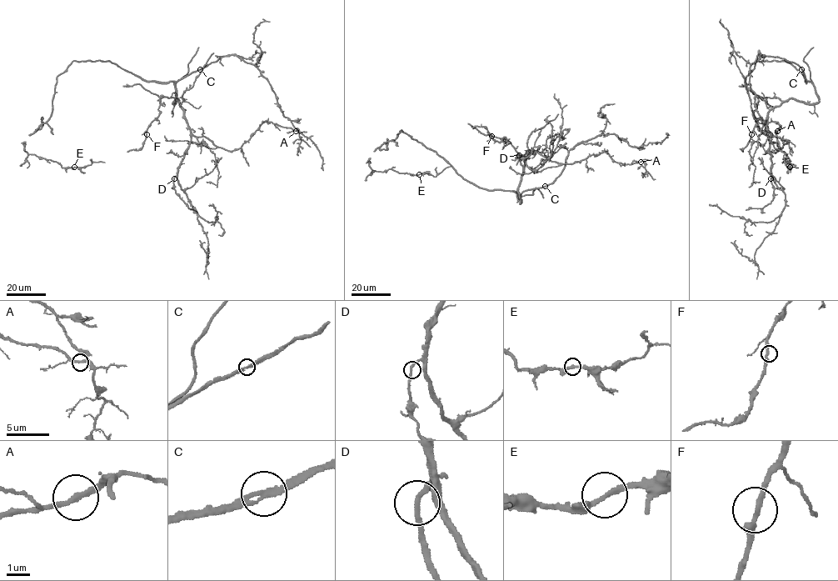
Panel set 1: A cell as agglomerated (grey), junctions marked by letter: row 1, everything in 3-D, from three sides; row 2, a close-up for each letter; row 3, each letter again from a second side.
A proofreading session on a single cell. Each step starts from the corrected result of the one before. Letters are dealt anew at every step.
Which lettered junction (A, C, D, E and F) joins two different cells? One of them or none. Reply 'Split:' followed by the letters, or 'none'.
Split: none

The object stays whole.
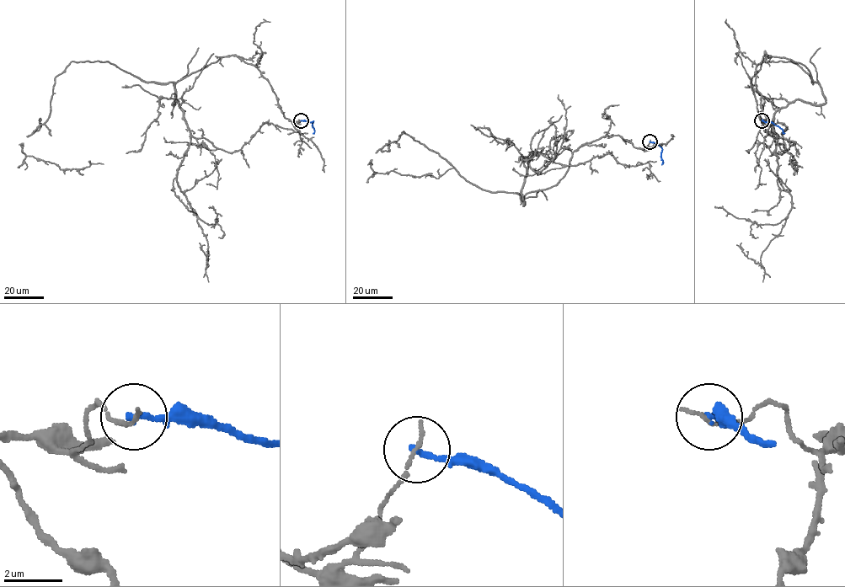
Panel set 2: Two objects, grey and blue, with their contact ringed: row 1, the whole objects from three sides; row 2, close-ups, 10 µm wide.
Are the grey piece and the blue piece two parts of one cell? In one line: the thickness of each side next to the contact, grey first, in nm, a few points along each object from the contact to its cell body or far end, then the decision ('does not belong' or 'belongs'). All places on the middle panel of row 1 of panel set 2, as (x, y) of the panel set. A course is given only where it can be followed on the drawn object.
140/200 nm | grey via (649, 141), (582, 144), (556, 184), (523, 196), (469, 183), (403, 131), (370, 162), (438, 178), (451, 168) | blue via (649, 141), (661, 148), (661, 164) | does not belong

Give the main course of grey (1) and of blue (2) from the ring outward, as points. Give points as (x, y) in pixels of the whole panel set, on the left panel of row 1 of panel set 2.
1: (301, 120), (286, 119), (261, 72), (236, 56), (167, 83), (72, 61), (22, 151), (61, 169), (103, 163)
2: (301, 120), (312, 121), (312, 133)

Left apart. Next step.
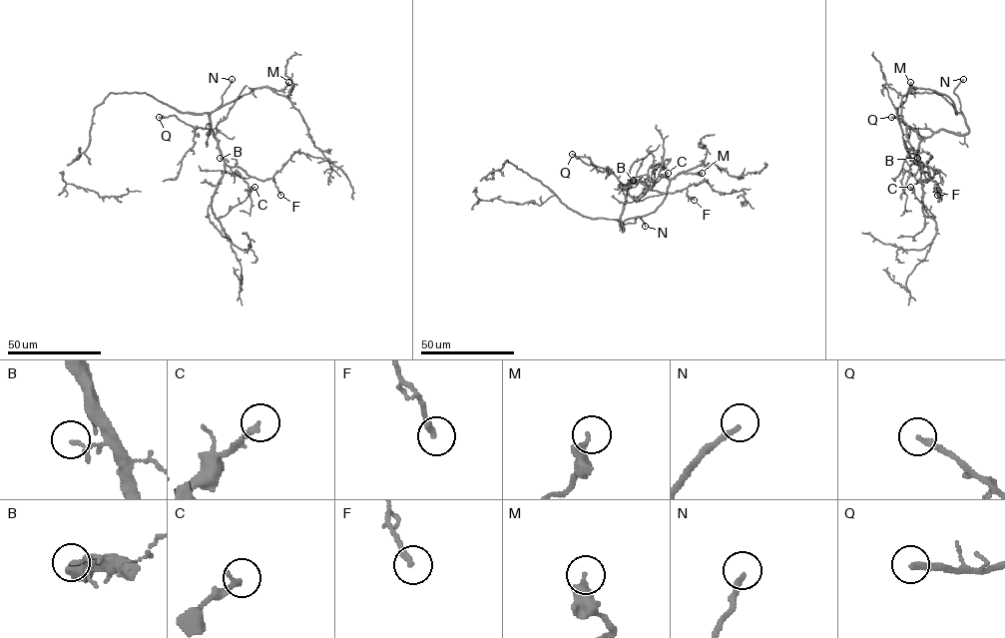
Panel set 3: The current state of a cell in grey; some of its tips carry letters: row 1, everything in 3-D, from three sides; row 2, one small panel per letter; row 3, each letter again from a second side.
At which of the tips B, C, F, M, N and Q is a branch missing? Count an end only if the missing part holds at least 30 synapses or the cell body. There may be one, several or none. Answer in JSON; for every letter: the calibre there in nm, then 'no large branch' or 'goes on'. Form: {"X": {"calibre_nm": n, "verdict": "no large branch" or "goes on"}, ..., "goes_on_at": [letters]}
{"B": {"calibre_nm": 150, "verdict": "no large branch"}, "C": {"calibre_nm": 200, "verdict": "no large branch"}, "F": {"calibre_nm": 200, "verdict": "no large branch"}, "M": {"calibre_nm": 360, "verdict": "no large branch"}, "N": {"calibre_nm": 200, "verdict": "no large branch"}, "Q": {"calibre_nm": 190, "verdict": "goes on"}, "goes_on_at": ["Q"]}

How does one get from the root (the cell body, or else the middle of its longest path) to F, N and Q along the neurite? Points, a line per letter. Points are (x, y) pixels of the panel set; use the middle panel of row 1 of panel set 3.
F: (599, 218), (617, 220), (623, 231), (620, 217), (632, 181), (660, 193), (686, 189), (687, 195), (694, 200)
N: (599, 218), (617, 220), (625, 224), (635, 223), (638, 217), (645, 226)
Q: (599, 218), (617, 220), (623, 231), (620, 217), (625, 195), (622, 185), (611, 171), (588, 165), (572, 154)

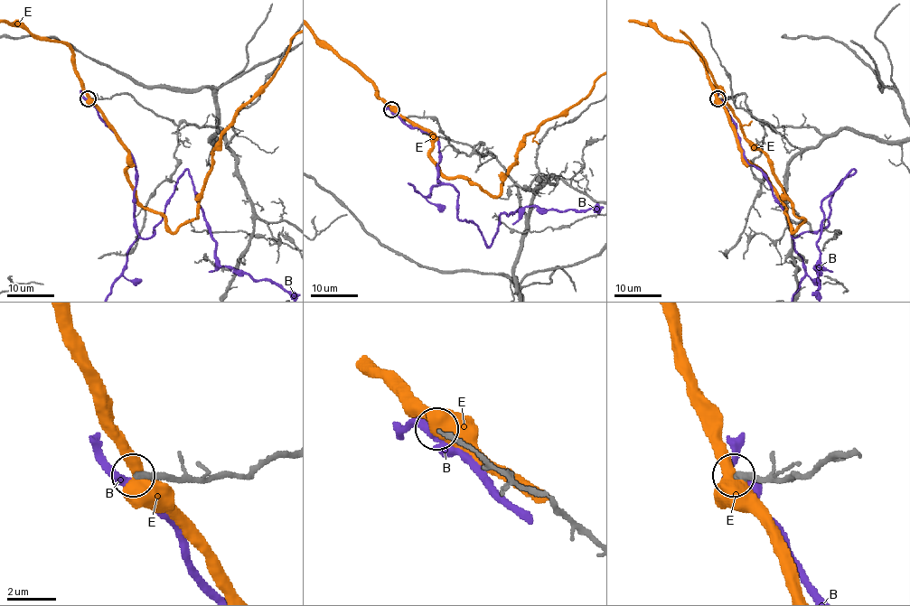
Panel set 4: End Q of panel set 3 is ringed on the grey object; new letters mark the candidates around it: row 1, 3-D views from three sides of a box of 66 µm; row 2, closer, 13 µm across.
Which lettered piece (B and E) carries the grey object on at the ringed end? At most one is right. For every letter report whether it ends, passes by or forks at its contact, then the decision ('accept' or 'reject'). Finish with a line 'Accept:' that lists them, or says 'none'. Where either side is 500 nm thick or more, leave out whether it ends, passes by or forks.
B: it passes by | reject
E: reject
Accept: none

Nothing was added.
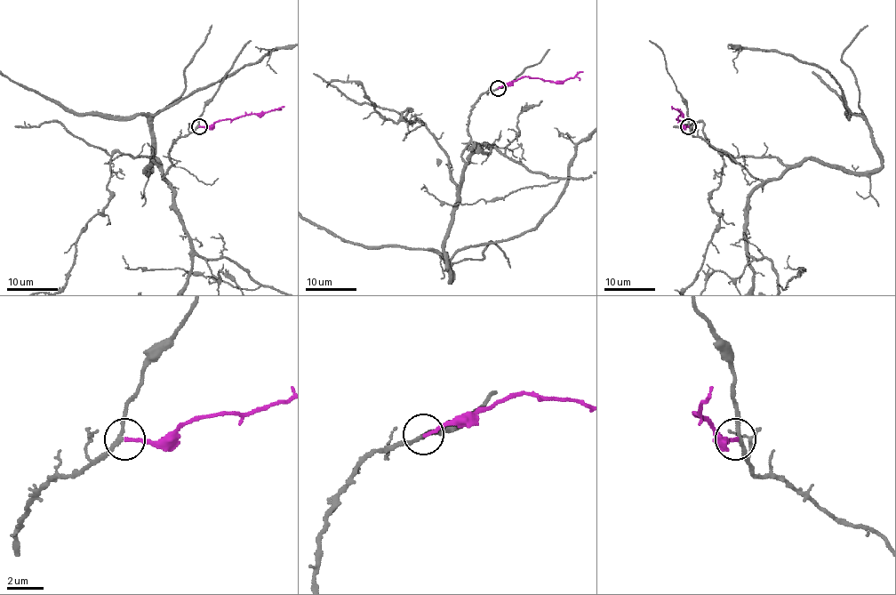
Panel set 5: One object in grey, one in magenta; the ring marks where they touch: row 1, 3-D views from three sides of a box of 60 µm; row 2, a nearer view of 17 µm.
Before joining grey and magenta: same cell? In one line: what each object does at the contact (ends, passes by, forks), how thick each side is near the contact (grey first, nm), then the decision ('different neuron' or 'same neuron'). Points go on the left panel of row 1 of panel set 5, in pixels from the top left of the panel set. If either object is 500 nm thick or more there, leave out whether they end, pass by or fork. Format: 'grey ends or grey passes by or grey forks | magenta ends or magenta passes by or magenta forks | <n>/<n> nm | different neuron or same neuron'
grey passes by | magenta ends | 200/170 nm | same neuron

